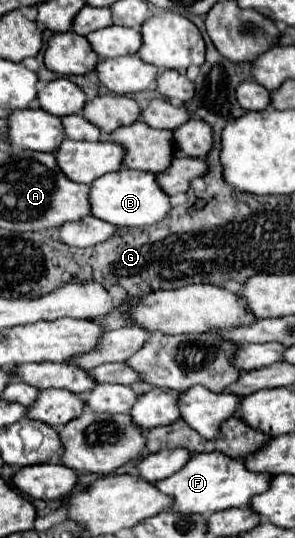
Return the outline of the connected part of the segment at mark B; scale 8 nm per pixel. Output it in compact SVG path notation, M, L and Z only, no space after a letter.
M121 168L119 172L111 172L111 174L105 174L103 178L97 178L91 186L89 202L91 202L93 216L115 226L139 226L139 228L151 226L161 222L171 210L169 196L157 184L155 174L129 170L129 168Z

